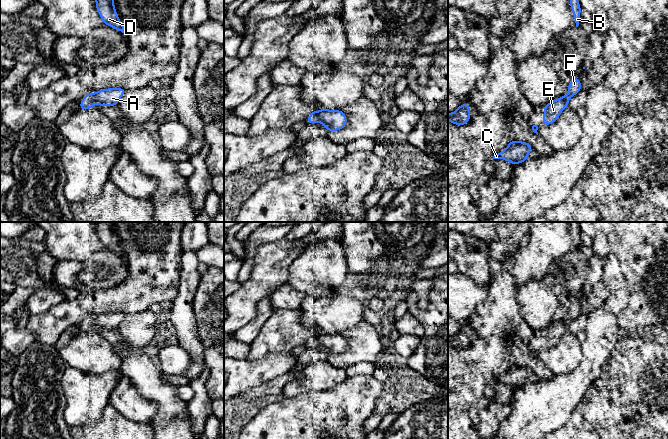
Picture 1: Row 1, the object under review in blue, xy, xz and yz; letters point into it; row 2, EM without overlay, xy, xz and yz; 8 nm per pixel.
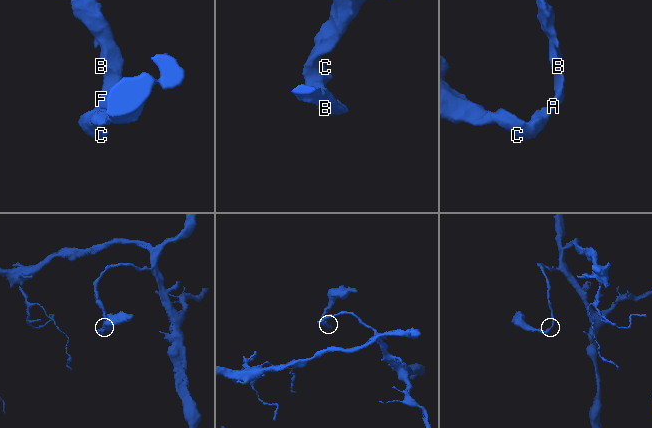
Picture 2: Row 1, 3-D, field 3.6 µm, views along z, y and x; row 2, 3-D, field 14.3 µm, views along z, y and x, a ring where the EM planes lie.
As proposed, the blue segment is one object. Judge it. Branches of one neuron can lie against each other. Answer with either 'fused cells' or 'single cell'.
single cell

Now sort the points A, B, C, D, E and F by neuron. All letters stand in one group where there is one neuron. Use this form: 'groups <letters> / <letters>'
groups A B C D E F

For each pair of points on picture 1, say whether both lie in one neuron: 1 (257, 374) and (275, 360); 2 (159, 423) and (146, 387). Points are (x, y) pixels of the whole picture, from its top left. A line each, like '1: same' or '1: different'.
1: same
2: same

